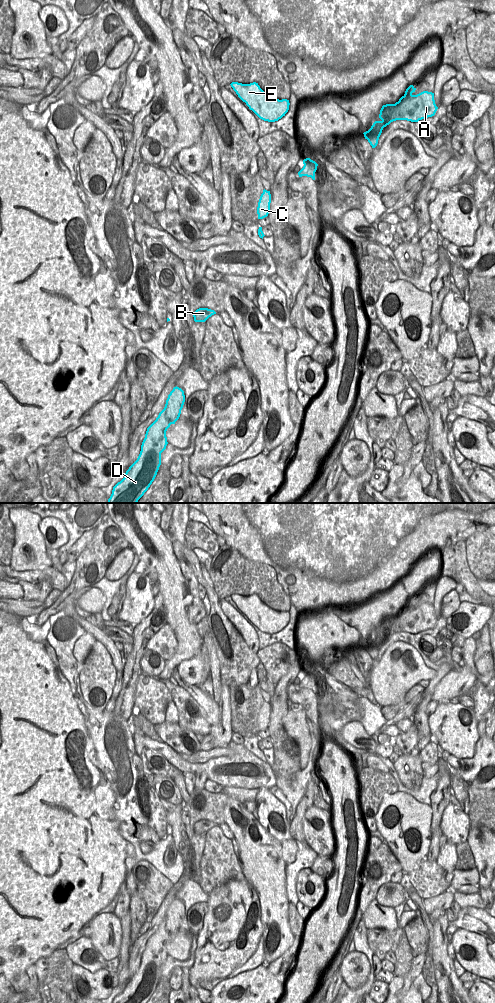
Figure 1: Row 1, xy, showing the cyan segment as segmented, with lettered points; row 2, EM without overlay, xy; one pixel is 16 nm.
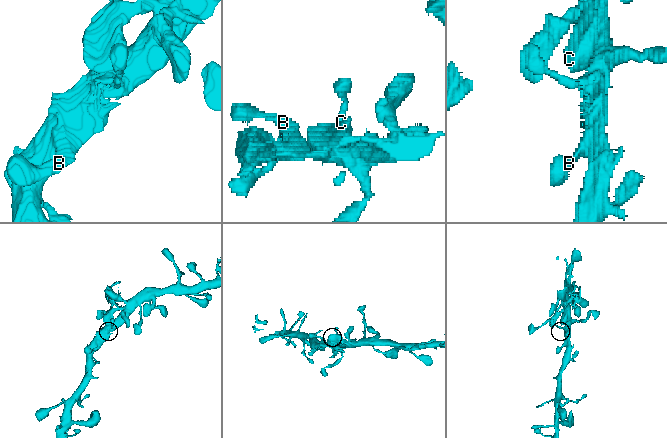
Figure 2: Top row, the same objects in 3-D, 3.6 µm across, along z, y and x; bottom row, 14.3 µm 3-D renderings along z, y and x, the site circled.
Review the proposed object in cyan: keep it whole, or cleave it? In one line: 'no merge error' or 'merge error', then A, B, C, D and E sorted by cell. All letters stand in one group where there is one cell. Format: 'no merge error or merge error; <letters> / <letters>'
no merge error; A B C D E

